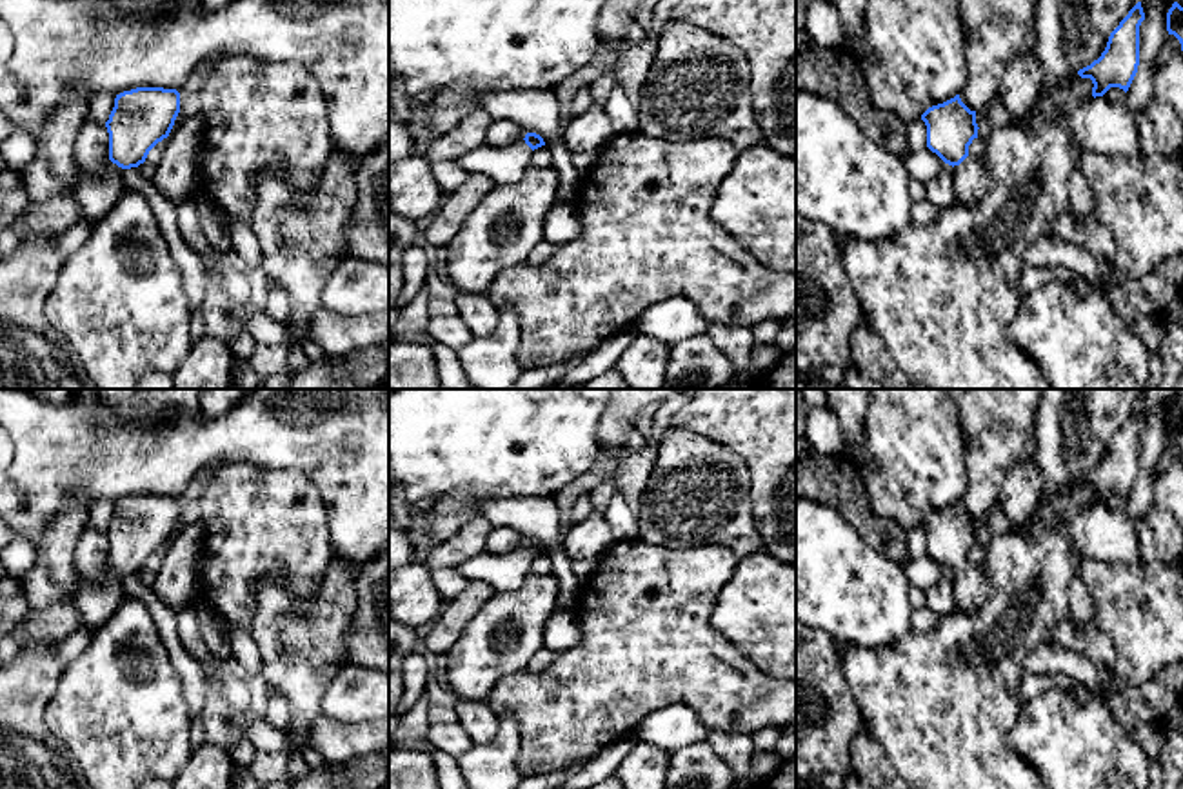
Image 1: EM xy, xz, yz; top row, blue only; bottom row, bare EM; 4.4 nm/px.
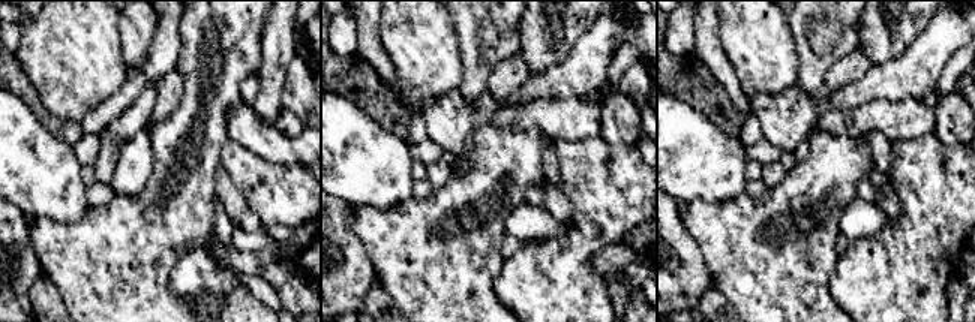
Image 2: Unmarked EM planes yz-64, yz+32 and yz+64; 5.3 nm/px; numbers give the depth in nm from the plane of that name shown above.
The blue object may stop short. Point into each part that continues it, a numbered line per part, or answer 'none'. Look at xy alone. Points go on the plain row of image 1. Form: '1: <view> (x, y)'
1: xy (97, 602)

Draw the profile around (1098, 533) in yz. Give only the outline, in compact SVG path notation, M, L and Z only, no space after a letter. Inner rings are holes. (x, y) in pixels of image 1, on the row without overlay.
M1096 504L1061 524L1083 560L1147 565L1141 558L1136 524L1105 504Z

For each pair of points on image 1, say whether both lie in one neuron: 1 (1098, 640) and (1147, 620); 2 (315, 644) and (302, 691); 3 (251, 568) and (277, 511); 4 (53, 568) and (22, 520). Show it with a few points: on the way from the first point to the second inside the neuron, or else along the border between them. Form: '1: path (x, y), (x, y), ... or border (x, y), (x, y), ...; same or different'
1: border (1096, 629), (1114, 648), (1114, 664), (1111, 668); different
2: path (304, 655), (302, 680); same
3: path (251, 553), (251, 539), (262, 526); same
4: border (64, 508), (35, 546); different

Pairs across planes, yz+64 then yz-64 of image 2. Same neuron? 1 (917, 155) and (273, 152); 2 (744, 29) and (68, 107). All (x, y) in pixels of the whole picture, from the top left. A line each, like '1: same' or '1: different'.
1: different
2: same

